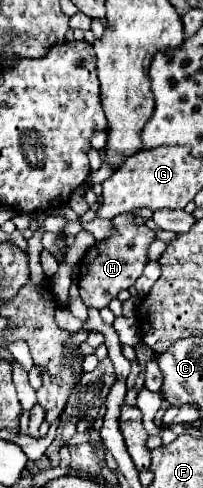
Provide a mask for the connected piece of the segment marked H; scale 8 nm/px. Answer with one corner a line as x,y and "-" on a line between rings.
124,213
124,215
118,215
116,219
112,219
112,225
114,225
112,235
104,241
92,245
84,253
84,257
80,261
78,285
80,285
80,297
86,307
96,307
96,309
108,307
108,303
122,289
132,287
136,283
136,279
142,275
144,265
148,263
148,245
156,239
156,235
144,223
136,225
134,217
136,217
134,213

